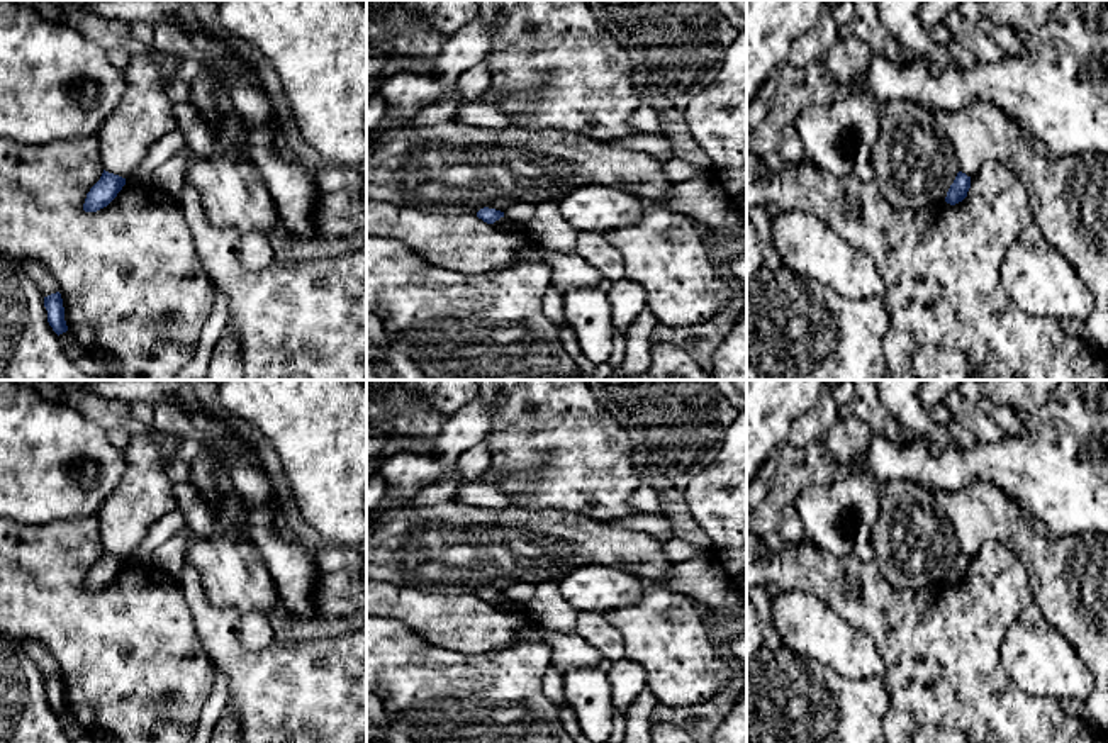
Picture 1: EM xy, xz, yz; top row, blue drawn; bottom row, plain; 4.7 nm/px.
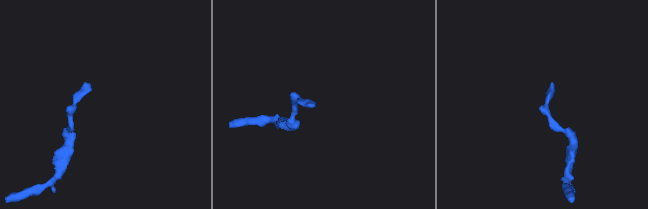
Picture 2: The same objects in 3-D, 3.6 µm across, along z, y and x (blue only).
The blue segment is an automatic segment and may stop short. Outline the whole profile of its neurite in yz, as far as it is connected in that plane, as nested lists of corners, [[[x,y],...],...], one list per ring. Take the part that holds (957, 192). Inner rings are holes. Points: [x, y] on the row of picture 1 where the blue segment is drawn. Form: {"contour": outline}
{"contour": [[[959,171],[947,192],[945,202],[950,205],[962,202],[967,197],[969,188],[971,188],[971,176]]]}

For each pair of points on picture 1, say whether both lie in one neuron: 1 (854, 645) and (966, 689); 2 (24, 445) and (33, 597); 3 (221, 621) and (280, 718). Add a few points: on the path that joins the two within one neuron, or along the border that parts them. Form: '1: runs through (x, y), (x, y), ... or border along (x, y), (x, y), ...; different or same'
1: border along (854, 625), (874, 643), (884, 665), (883, 677); different
2: border along (68, 518), (38, 525), (17, 523); different
3: runs through (223, 645), (270, 694); same

